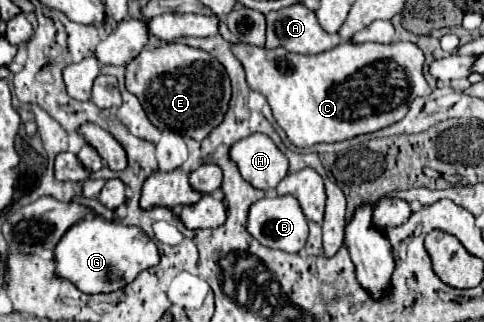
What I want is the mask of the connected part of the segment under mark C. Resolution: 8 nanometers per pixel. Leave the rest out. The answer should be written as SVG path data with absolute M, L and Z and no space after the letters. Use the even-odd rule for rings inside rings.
M345 42L339 44L337 48L331 48L315 56L293 54L281 46L267 50L249 44L235 44L233 54L245 68L249 88L261 92L267 98L277 124L285 130L287 138L297 148L307 148L319 142L341 142L355 138L359 134L369 134L387 128L399 122L407 114L409 104L415 98L431 94L431 88L423 76L423 64L425 64L423 52L419 50L419 46L411 42L395 42L395 44Z

